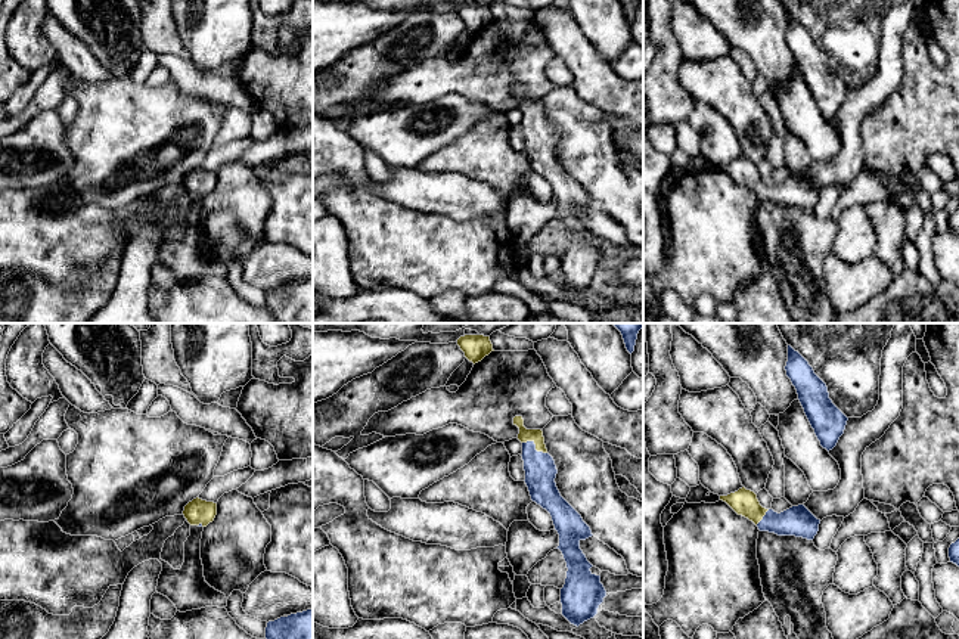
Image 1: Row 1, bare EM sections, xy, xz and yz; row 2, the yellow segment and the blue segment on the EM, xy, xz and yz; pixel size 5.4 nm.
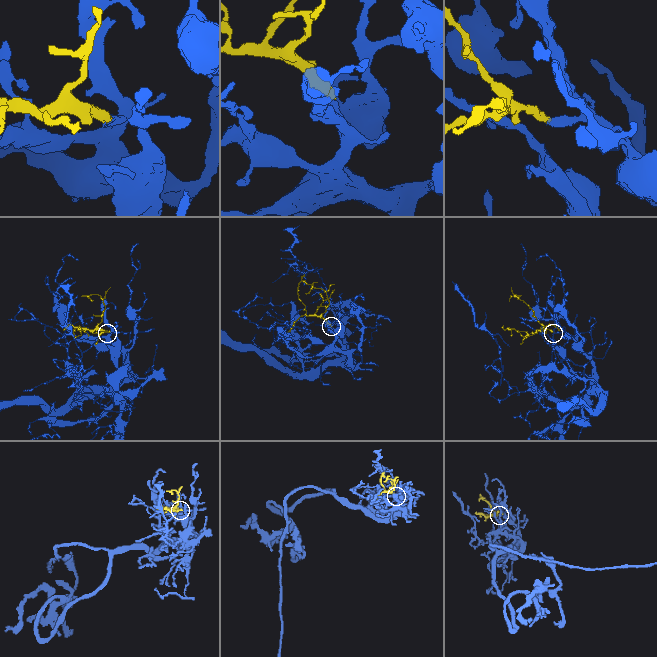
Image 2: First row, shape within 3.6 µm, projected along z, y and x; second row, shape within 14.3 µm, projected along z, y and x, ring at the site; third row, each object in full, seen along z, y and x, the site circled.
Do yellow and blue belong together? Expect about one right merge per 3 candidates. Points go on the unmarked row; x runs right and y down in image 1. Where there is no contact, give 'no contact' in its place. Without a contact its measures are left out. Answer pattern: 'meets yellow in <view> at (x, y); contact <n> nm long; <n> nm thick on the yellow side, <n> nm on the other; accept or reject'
meets yellow in xz at (536, 115); contact 150 nm long; 70 nm thick on the yellow side, 180 nm on the other; accept

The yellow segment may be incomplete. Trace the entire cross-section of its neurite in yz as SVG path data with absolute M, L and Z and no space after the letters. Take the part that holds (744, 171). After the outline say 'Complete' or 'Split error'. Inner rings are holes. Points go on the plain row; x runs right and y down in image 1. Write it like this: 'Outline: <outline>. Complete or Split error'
Outline: M745 156L727 165L720 165L738 184L752 190L760 201L778 205L795 205L813 210L819 201L817 189L804 174L792 176L780 183L760 174L757 164Z. Split error

